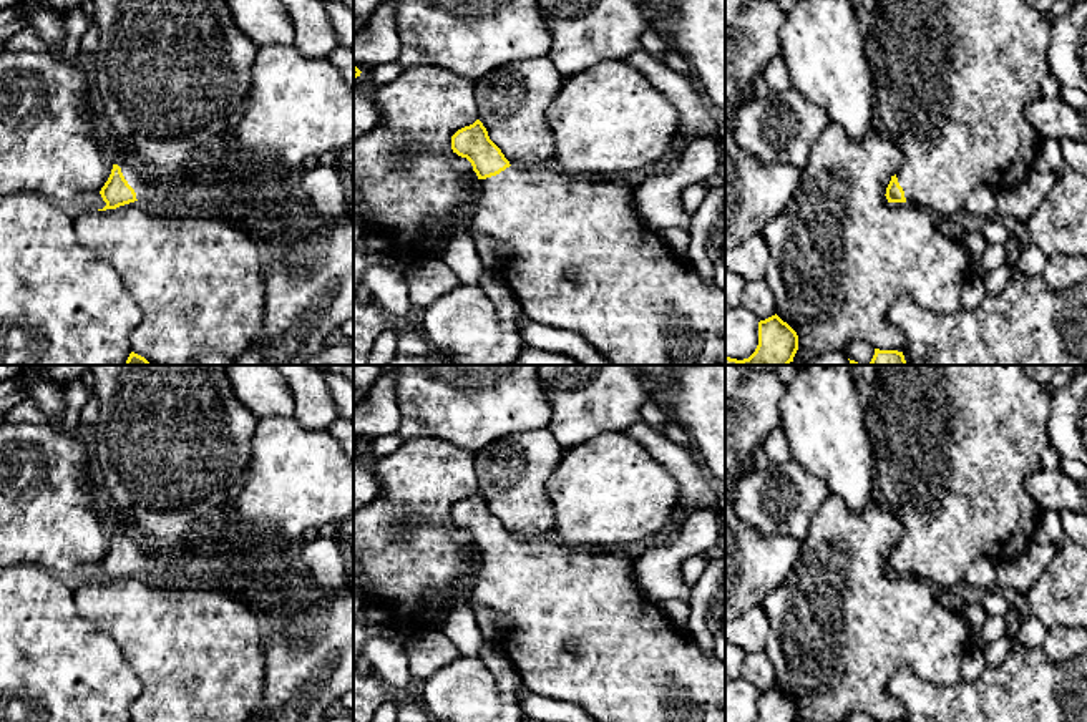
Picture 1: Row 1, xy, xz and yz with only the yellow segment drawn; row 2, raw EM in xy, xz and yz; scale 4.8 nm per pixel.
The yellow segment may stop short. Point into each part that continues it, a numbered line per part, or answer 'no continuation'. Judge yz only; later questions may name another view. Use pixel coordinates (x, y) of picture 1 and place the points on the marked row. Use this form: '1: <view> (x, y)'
1: yz (951, 78)

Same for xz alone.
1: xz (581, 259)

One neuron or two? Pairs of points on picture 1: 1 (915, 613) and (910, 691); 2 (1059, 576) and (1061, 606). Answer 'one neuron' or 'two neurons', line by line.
1: two neurons
2: one neuron

